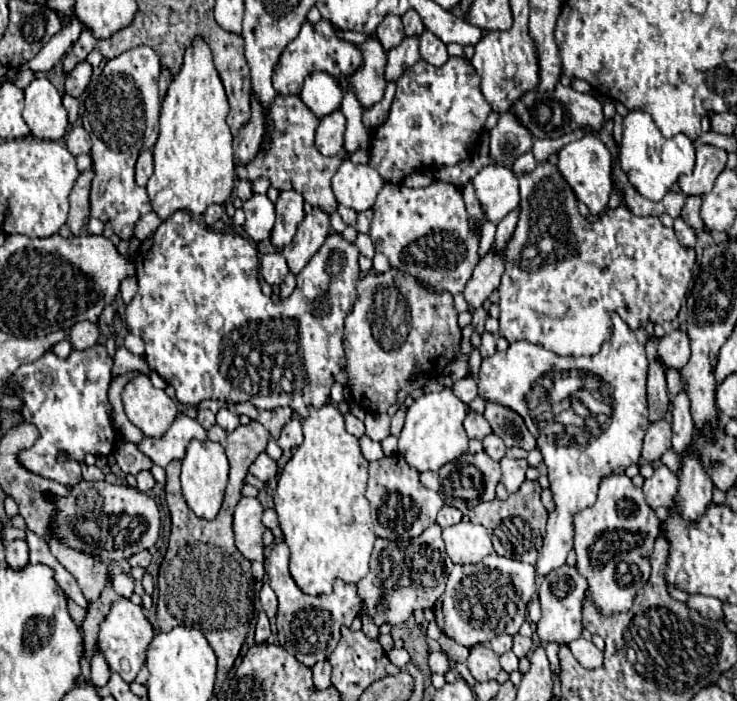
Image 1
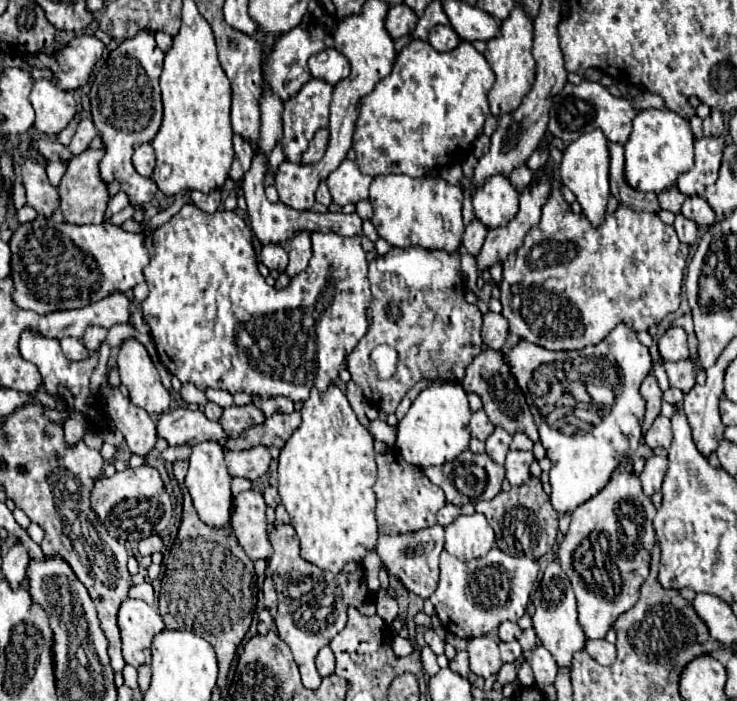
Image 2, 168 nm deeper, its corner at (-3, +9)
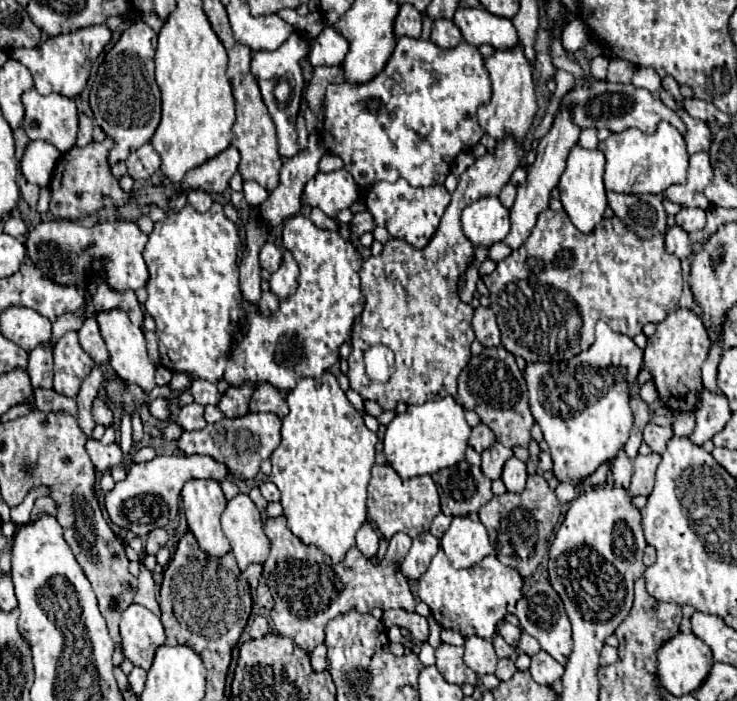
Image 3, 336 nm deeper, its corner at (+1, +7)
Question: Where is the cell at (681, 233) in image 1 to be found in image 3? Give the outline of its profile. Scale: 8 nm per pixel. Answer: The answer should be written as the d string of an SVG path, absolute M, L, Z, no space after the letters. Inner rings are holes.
M679 226L667 228L667 232L665 232L665 248L671 254L677 254L679 258L687 258L691 254L689 234L685 230L681 230Z

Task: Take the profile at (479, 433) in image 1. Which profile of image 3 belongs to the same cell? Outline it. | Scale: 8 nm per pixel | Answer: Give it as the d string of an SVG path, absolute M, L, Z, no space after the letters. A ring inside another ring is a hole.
M477 424L473 430L471 430L471 436L469 436L469 446L473 446L479 454L489 448L491 444L495 442L495 434L489 430L487 424Z

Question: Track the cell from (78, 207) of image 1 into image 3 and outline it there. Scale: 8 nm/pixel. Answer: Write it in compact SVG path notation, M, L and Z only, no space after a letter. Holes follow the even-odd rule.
M105 138L103 142L91 142L89 146L77 150L71 148L67 154L63 154L55 166L53 178L51 178L51 214L57 216L57 220L83 220L93 212L99 212L103 208L115 208L123 206L129 200L135 199L138 202L153 203L159 208L167 207L168 199L175 195L175 192L165 186L142 188L134 193L125 194L119 188L119 182L113 178L111 168L107 164L107 154L113 148L113 140Z

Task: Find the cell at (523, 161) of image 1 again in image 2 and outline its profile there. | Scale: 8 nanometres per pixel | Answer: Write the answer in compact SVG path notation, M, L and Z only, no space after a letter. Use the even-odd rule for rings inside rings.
M521 166L509 176L509 182L513 184L513 188L517 188L517 192L523 192L523 188L531 182L531 178L533 178L533 172L527 166Z

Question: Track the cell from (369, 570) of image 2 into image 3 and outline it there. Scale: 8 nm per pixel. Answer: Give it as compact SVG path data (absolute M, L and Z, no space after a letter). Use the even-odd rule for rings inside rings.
M365 522L365 526L357 532L357 548L365 558L373 558L377 554L379 548L379 534L373 530L373 526L369 522Z

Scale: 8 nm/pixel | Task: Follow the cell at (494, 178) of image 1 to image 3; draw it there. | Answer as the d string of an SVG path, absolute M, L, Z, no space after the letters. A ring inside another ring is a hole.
M483 196L463 210L463 232L473 244L491 246L509 234L509 208L497 196Z

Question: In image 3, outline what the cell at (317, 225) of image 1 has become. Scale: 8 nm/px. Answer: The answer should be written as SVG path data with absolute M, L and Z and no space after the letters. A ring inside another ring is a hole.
M285 250L281 268L269 280L271 290L279 296L279 300L285 300L287 296L291 296L297 290L297 278L299 278L299 264L297 264L295 256L289 250Z

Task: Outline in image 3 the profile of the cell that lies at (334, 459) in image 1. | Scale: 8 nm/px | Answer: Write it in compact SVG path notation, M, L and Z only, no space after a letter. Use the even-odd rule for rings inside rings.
M325 372L321 384L317 386L313 378L303 378L297 382L295 390L287 396L289 414L283 418L281 444L271 454L273 474L271 482L281 492L281 506L287 518L289 530L305 544L315 546L327 554L335 564L339 564L347 550L355 546L357 530L367 522L367 484L371 478L371 466L375 462L377 434L373 434L365 424L361 414L345 398L339 382L333 374Z

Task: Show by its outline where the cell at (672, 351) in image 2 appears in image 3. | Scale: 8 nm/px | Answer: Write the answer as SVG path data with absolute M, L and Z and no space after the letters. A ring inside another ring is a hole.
M677 308L673 310L665 322L657 324L657 332L647 340L645 348L645 368L651 370L659 398L665 402L667 408L675 412L689 412L695 408L701 384L701 366L709 352L709 336L699 316L691 314L689 310Z

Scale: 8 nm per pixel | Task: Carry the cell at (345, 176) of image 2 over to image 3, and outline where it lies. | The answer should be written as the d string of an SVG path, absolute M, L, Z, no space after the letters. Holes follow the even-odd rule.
M347 170L319 172L305 186L305 198L309 206L319 206L327 216L349 208L357 200L357 184Z

